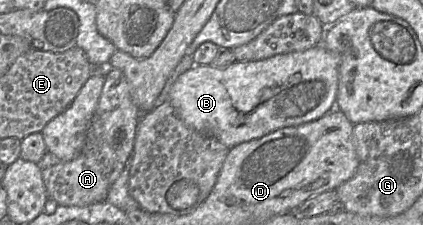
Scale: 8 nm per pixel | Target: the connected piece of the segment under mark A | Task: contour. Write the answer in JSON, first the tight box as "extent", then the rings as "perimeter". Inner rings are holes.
{"extent":[37,69,141,206],"perimeter":[[[112,69],[92,116],[81,153],[71,161],[62,161],[46,151],[37,163],[49,204],[55,206],[88,206],[106,201],[110,187],[123,171],[132,155],[135,132],[141,113],[134,104],[127,80],[119,69]]]}

